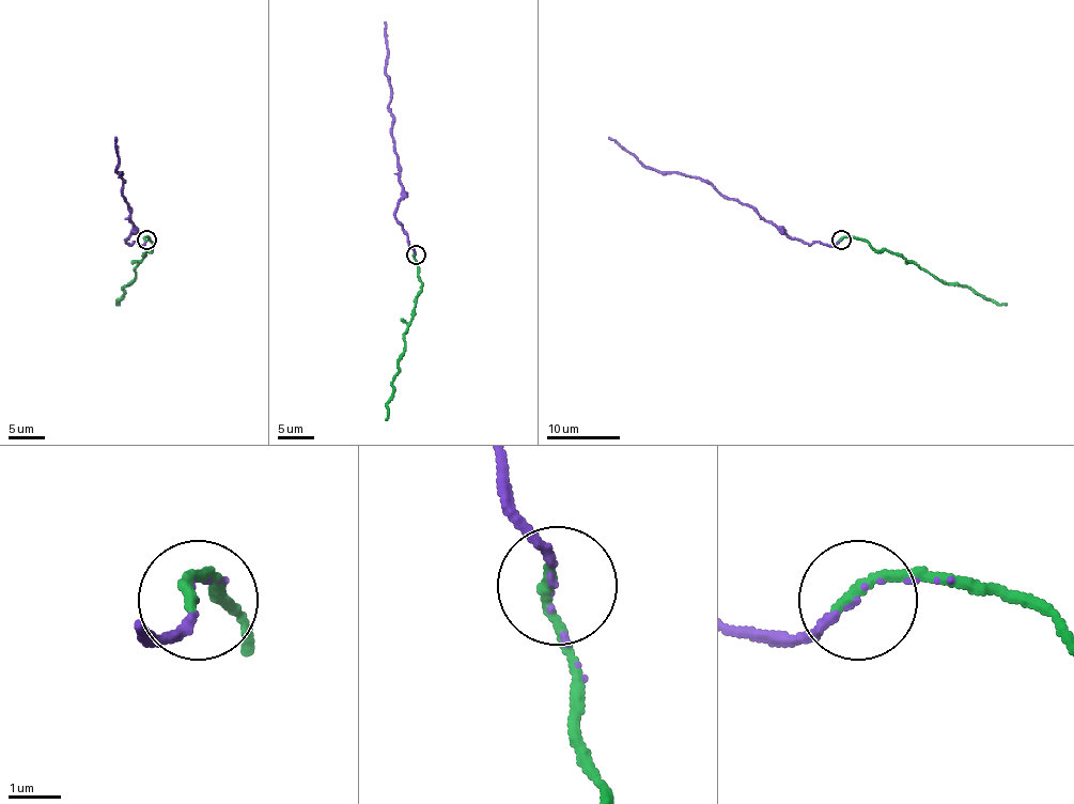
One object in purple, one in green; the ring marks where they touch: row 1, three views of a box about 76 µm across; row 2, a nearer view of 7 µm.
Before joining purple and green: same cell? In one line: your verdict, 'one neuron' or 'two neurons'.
one neuron

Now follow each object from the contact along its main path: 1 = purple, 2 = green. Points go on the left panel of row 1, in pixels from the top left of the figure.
1: (145, 241), (138, 244), (125, 241), (133, 233), (131, 210), (124, 199), (122, 173), (117, 169), (114, 137)
2: (145, 241), (148, 236), (153, 244), (151, 249), (143, 253), (135, 277), (124, 287), (117, 303)

